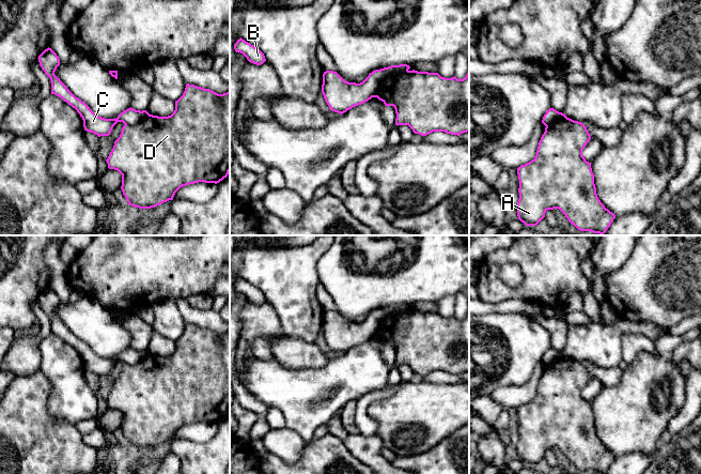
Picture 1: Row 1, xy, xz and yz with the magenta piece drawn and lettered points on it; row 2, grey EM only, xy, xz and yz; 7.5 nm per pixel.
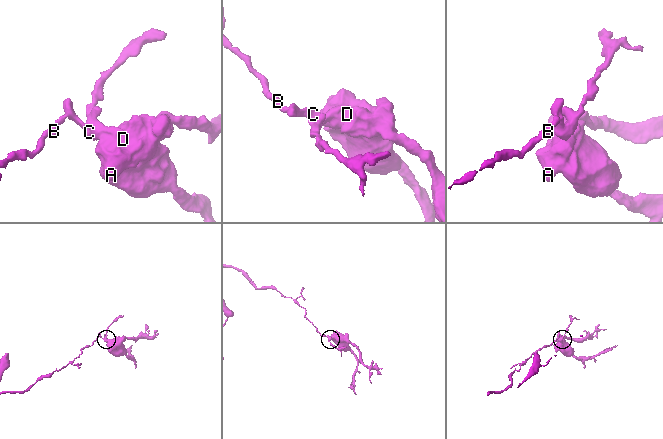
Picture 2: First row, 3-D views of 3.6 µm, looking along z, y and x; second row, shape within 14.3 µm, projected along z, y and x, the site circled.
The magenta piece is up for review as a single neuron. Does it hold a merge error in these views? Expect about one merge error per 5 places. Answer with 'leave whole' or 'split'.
split

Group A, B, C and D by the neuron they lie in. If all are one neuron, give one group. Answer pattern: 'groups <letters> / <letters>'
groups A D / B C

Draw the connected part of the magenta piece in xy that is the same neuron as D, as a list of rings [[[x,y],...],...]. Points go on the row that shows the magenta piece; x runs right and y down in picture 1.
[[[187,83],[183,95],[175,101],[171,116],[147,113],[135,125],[125,124],[106,162],[109,169],[122,174],[121,189],[128,204],[139,209],[151,209],[173,200],[175,193],[189,184],[219,183],[230,172],[230,92],[218,94]]]

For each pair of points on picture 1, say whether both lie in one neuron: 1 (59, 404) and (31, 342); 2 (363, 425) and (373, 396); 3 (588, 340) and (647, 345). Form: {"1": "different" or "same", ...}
{"1": "different", "2": "same", "3": "different"}

